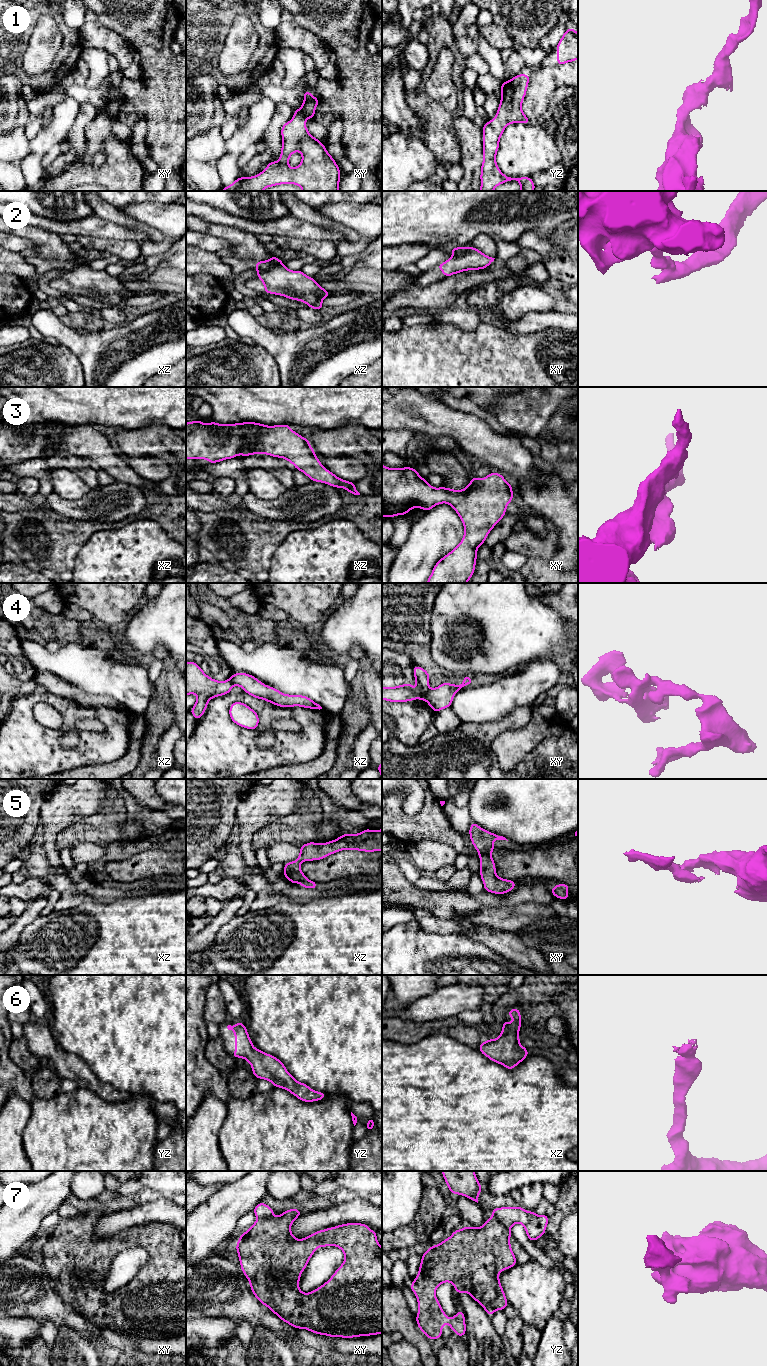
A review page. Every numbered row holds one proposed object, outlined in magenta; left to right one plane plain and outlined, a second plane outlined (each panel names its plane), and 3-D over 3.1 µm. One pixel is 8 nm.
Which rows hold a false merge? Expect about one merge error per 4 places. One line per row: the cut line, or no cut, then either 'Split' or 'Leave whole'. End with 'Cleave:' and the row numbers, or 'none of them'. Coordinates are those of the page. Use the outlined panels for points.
1: No split. Leave whole
2: Split along xz (280, 261), (270, 265), (265, 270), (258, 271). Split
3: No split. Leave whole
4: Split along xy (429, 688), (424, 699). Split
5: No split. Leave whole
6: No split. Leave whole
7: Split along xy (273, 1216), (257, 1219). Split
Cleave: 2, 4, 7

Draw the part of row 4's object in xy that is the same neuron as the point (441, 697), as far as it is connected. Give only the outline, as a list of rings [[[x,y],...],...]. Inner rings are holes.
[[[463,676],[464,682],[460,685],[442,683],[436,688],[429,689],[425,695],[427,704],[436,713],[442,709],[451,707],[453,698],[458,690],[463,689],[466,685],[472,684],[471,676]]]

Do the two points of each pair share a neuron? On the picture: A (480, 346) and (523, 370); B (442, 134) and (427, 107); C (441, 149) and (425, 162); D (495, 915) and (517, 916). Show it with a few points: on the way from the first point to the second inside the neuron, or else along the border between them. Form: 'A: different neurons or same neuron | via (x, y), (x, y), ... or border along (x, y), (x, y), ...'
A: same neuron | via (491, 357), (504, 370), (512, 370)
B: same neuron | via (439, 127), (438, 121), (433, 114)
C: different neurons | border along (423, 142), (438, 161)
D: same neuron | via (500, 916), (512, 916)

